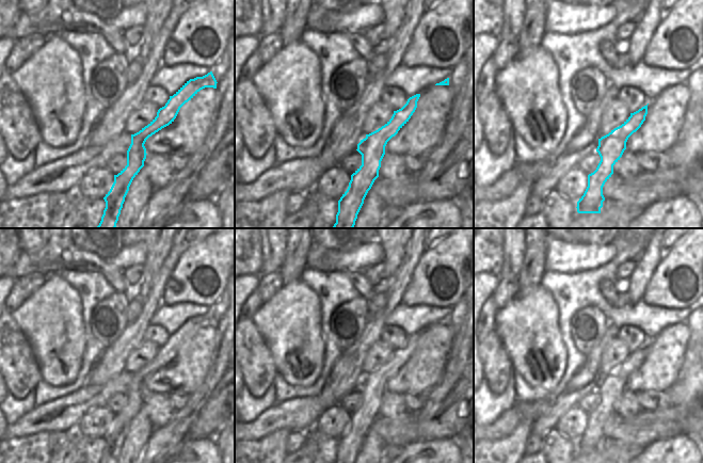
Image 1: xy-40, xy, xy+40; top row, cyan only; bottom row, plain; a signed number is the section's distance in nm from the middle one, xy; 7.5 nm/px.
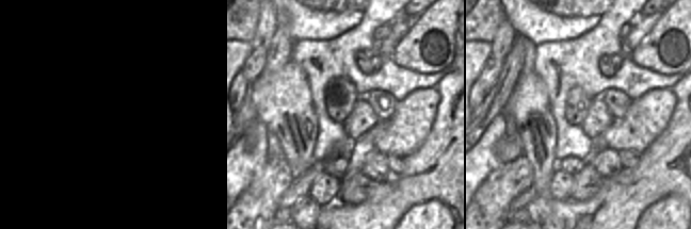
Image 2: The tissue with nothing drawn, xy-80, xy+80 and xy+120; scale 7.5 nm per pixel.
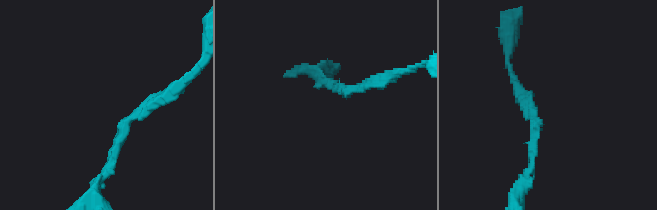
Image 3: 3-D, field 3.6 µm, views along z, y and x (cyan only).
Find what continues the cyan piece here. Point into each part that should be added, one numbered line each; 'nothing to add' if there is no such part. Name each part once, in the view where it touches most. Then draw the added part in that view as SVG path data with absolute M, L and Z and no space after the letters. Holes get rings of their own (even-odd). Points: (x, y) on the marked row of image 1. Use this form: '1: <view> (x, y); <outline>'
nothing to add

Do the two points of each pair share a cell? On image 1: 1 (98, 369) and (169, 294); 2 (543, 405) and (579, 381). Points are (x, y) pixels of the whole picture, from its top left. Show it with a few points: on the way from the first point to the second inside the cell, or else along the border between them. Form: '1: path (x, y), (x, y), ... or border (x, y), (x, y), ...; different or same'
1: border (170, 275), (163, 291), (162, 302); different
2: path (553, 405), (559, 405), (574, 390); same

